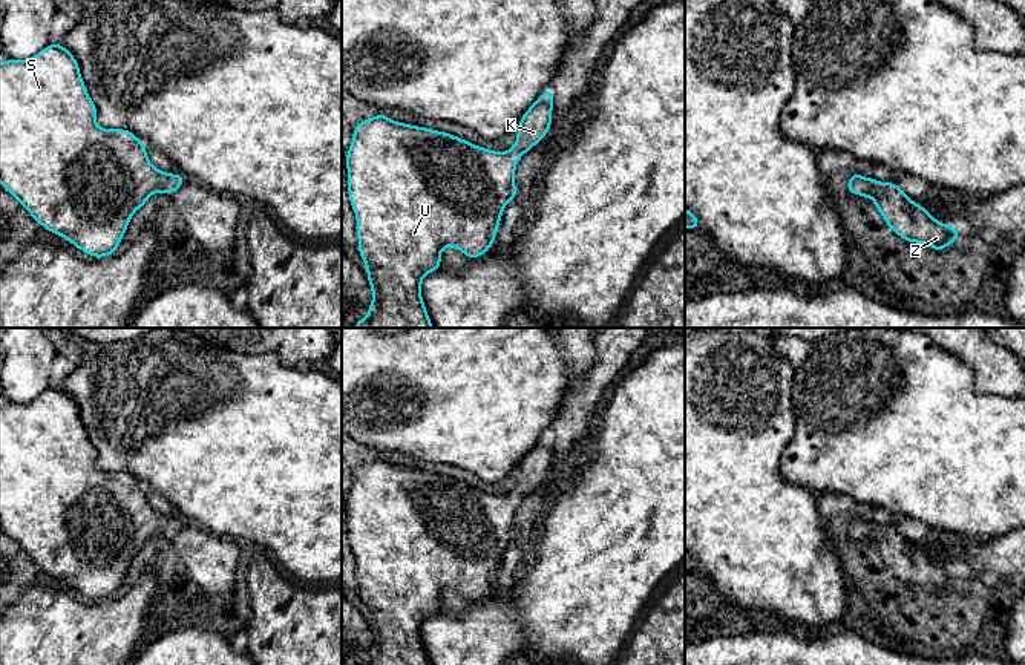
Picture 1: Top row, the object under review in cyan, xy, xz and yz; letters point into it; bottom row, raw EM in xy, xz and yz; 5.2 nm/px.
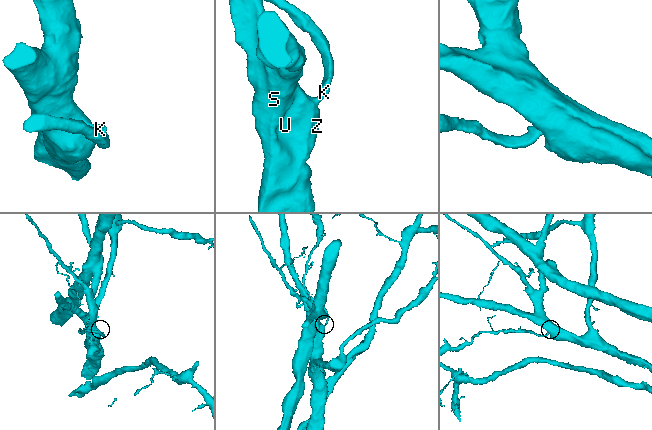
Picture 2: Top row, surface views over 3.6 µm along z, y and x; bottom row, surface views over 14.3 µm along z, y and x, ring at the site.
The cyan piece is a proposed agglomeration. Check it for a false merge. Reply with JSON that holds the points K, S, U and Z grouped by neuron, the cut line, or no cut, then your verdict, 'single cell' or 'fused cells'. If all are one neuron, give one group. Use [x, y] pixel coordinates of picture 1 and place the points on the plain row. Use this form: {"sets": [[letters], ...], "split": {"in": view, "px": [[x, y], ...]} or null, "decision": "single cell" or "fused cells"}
{"sets": [["K", "S", "U", "Z"]], "split": null, "decision": "single cell"}

